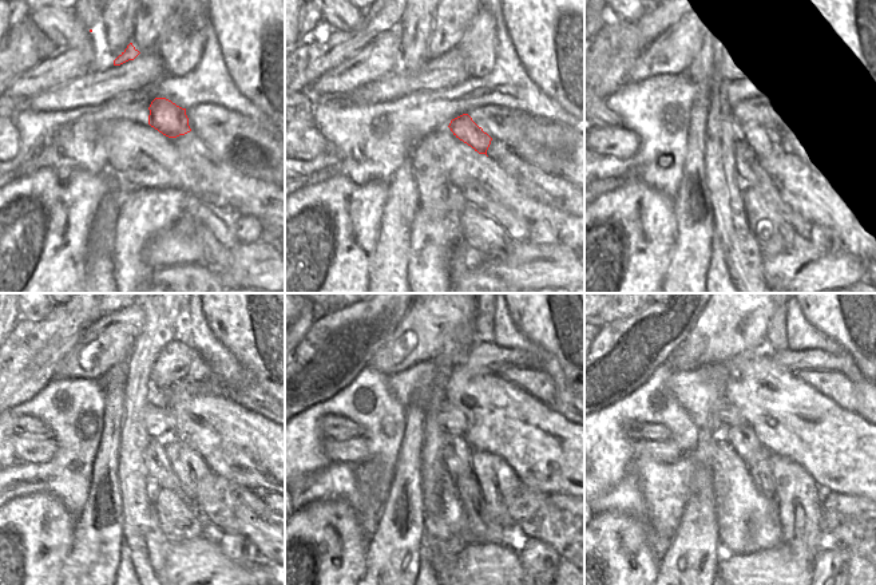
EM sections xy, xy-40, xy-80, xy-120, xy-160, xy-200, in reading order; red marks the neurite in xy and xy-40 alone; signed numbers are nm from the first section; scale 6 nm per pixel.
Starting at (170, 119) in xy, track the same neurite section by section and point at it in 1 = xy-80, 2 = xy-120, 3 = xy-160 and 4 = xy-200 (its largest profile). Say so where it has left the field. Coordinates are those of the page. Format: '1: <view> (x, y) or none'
1: xy-80 (780, 153)
2: xy-120 (189, 467)
3: xy-160 (496, 481)
4: xy-200 (797, 498)

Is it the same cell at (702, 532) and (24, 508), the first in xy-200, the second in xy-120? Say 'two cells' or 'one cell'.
two cells

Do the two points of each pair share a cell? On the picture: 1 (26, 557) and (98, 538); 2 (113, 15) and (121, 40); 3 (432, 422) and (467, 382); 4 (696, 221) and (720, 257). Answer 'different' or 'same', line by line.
1: different
2: same
3: different
4: different

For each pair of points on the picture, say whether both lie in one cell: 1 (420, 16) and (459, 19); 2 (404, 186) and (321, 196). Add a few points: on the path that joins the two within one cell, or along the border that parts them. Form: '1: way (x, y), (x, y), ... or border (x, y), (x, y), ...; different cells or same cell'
1: border (435, 14), (427, 48); different cells
2: border (389, 181), (389, 194), (380, 218); different cells

